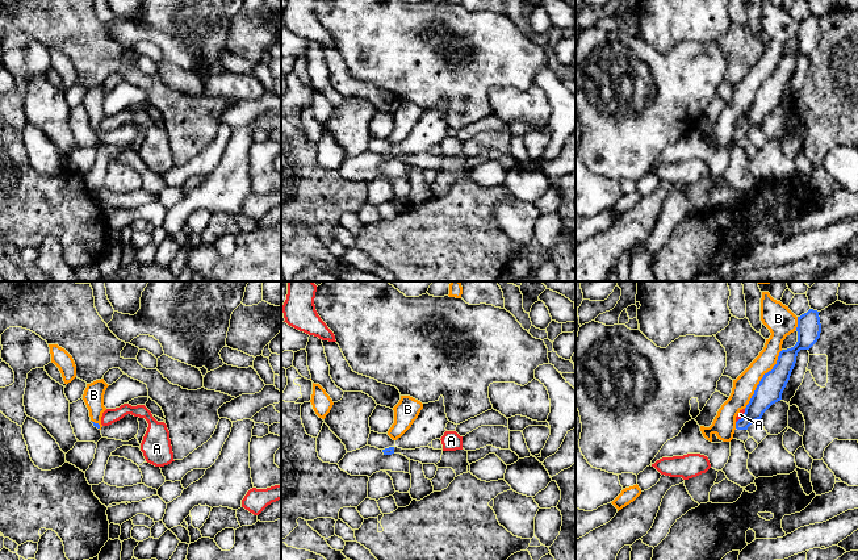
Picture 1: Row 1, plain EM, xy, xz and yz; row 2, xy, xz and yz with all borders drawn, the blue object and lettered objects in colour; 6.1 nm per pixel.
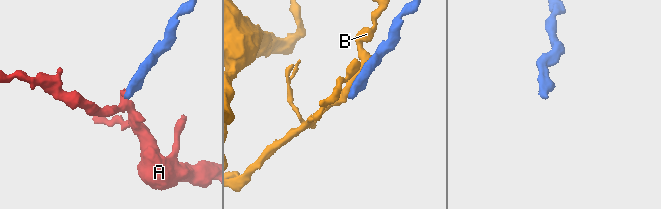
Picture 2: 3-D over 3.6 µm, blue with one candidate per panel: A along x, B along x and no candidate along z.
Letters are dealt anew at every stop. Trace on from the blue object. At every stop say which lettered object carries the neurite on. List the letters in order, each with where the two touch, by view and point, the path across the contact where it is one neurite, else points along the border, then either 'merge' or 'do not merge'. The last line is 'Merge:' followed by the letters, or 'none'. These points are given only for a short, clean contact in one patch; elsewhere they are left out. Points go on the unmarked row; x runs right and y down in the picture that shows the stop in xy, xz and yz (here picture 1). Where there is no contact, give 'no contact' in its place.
A: contact yz (743, 121); border yz (745, 115), (736, 128); do not merge
B: contact yz (761, 84); do not merge
Merge: none

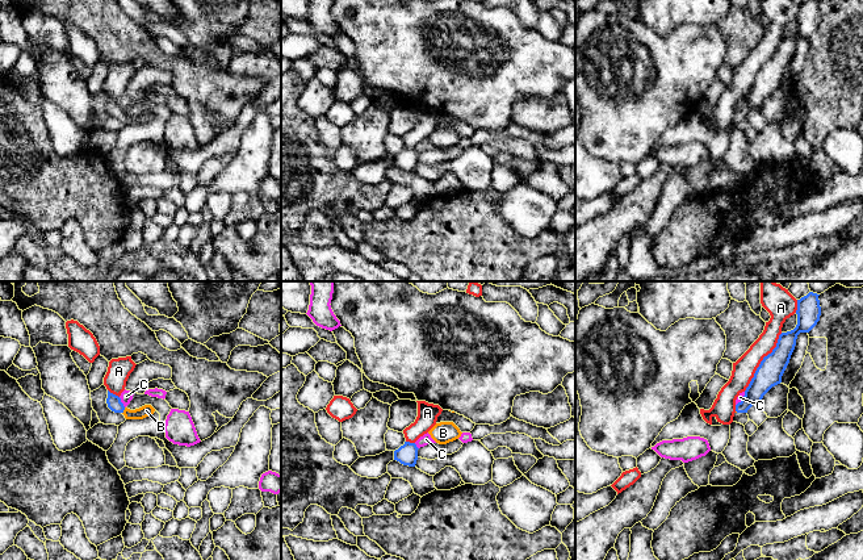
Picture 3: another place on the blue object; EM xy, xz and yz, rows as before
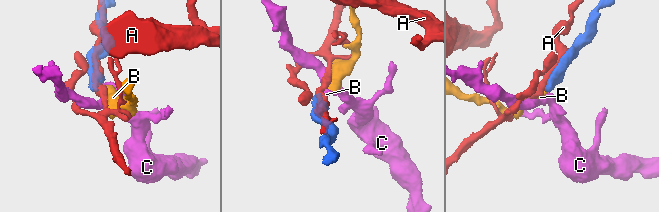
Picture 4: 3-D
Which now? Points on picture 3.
A: contact yz (761, 67); do not merge
B: contact xy (124, 115); way xy (113, 107), (124, 115), (146, 116); merge
C: contact xy (121, 108); border xy (118, 103), (125, 112); do not merge
Merge: B

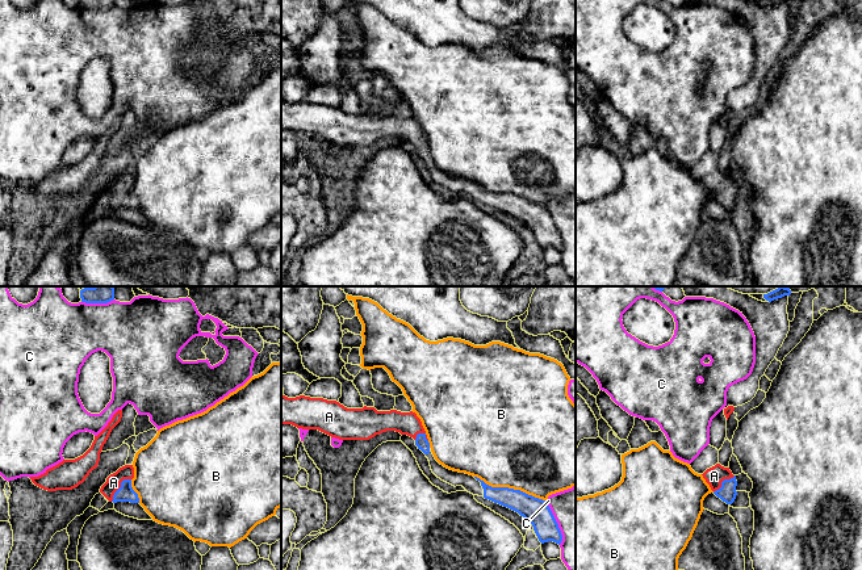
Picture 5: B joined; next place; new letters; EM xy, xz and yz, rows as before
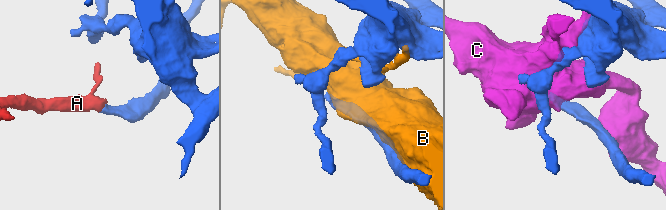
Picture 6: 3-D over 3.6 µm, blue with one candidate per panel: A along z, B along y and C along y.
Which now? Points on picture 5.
A: contact xy (120, 193); way xy (125, 198), (120, 193), (113, 188); merge
B: contact xz (510, 195); do not merge
C: contact xz (556, 229); do not merge
Merge: A

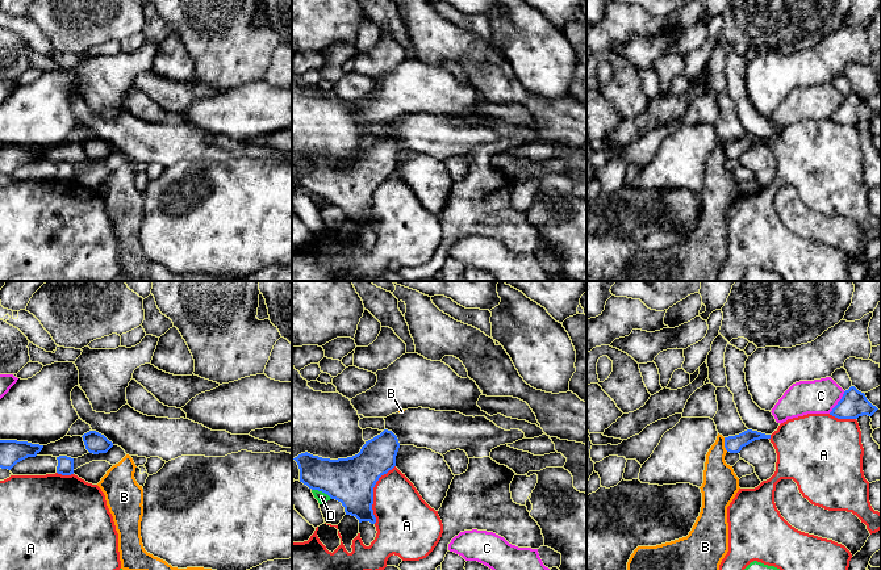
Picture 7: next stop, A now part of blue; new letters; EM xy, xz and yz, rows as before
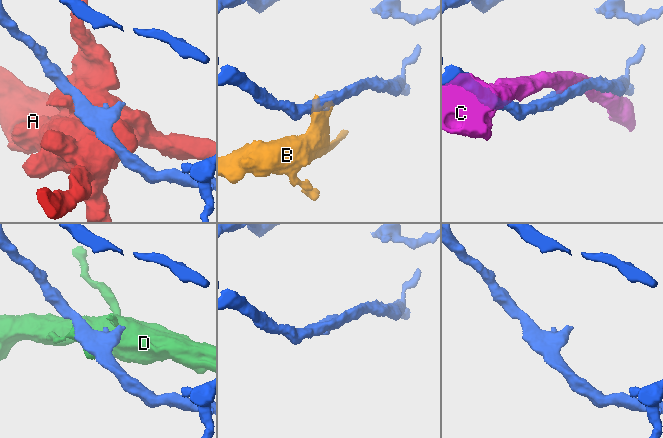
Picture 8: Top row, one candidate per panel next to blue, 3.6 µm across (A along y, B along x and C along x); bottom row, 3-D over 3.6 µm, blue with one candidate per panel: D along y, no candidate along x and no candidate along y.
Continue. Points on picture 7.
A: contact xz (372, 198); do not merge
B: contact yz (725, 150); border yz (723, 143), (723, 151), (727, 156); do not merge
C: contact yz (838, 108); do not merge
D: contact xz (322, 197); do not merge
Merge: none

